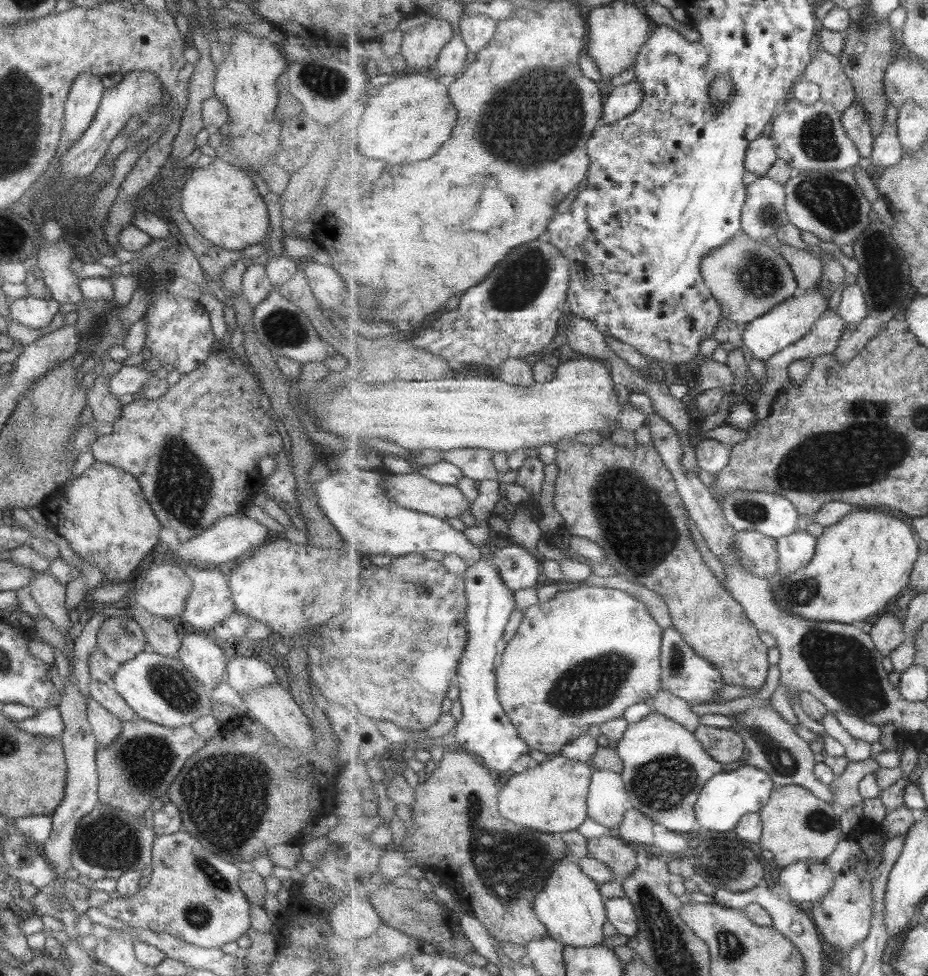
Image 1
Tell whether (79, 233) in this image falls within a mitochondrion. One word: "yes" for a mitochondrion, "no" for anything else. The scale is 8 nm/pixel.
no

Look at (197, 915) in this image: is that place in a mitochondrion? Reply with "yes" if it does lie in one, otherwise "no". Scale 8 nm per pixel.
yes

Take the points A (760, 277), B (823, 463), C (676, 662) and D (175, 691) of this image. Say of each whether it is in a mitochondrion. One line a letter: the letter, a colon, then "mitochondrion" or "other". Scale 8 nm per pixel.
A: mitochondrion
B: mitochondrion
C: mitochondrion
D: mitochondrion

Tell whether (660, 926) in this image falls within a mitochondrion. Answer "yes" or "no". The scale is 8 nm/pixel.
yes

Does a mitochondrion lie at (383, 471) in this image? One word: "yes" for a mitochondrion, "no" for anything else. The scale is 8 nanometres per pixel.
no

